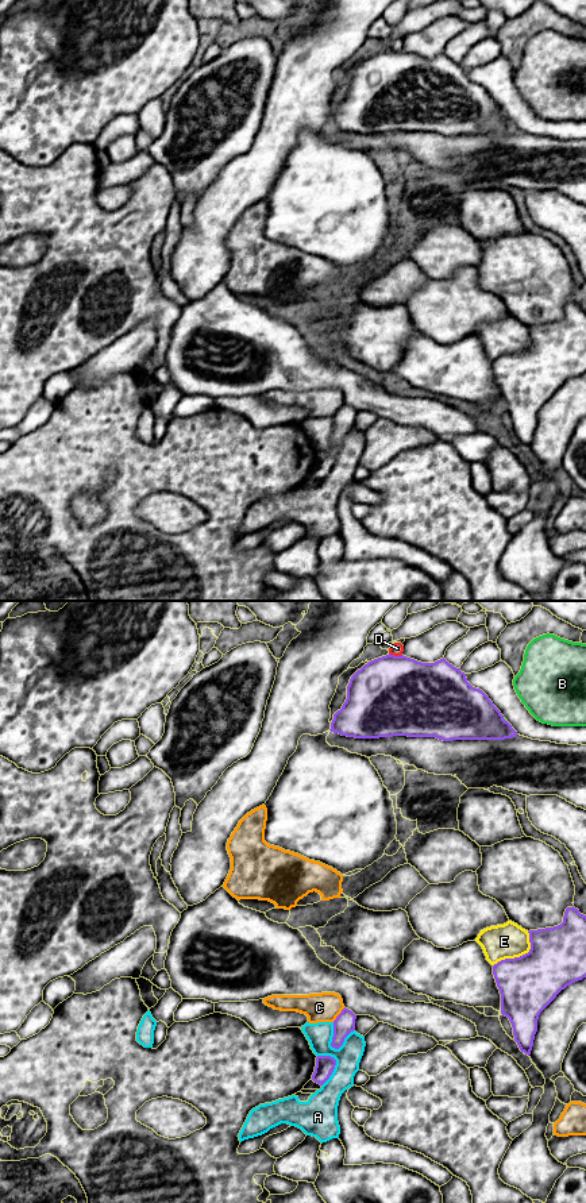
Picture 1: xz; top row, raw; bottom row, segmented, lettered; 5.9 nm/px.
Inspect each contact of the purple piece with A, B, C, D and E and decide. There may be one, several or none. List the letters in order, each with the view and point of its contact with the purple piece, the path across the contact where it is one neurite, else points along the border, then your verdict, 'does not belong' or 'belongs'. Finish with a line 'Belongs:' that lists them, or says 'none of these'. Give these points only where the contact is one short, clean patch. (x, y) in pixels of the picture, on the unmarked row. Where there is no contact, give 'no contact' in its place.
A: xz (343, 436) | along xz (354, 424), (338, 443), (330, 440) | does not belong
B: xz (504, 115) | does not belong
C: xz (339, 409) | does not belong
D: xz (396, 51) | does not belong
E: xz (520, 351) | does not belong
Belongs: none of these

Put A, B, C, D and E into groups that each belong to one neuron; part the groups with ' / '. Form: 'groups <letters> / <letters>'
groups A / B / C / D / E

